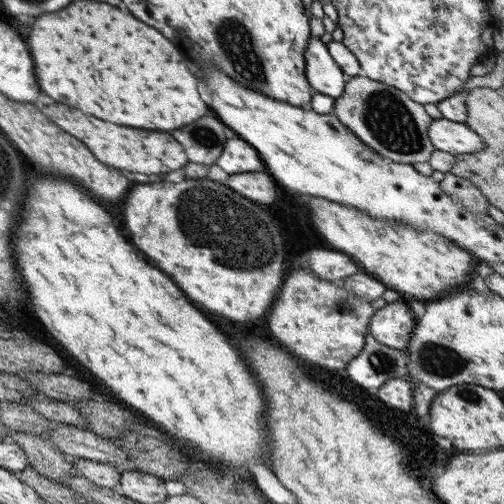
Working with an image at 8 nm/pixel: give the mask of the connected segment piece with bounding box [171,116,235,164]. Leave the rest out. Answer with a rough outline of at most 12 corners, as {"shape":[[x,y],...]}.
{"shape":[[201,116],[173,130],[189,162],[209,164],[235,134]]}

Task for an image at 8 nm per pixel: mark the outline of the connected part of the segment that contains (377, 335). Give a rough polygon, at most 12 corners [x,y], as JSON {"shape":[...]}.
{"shape":[[388,302],[367,330],[382,345],[405,350],[416,314]]}

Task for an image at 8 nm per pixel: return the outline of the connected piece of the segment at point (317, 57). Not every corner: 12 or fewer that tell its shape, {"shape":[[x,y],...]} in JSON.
{"shape":[[309,38],[303,57],[308,85],[334,99],[347,77],[326,45]]}

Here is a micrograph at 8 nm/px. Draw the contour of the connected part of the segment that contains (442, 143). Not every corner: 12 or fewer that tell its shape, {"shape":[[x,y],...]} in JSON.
{"shape":[[432,119],[426,133],[435,149],[453,156],[484,148],[464,122]]}

